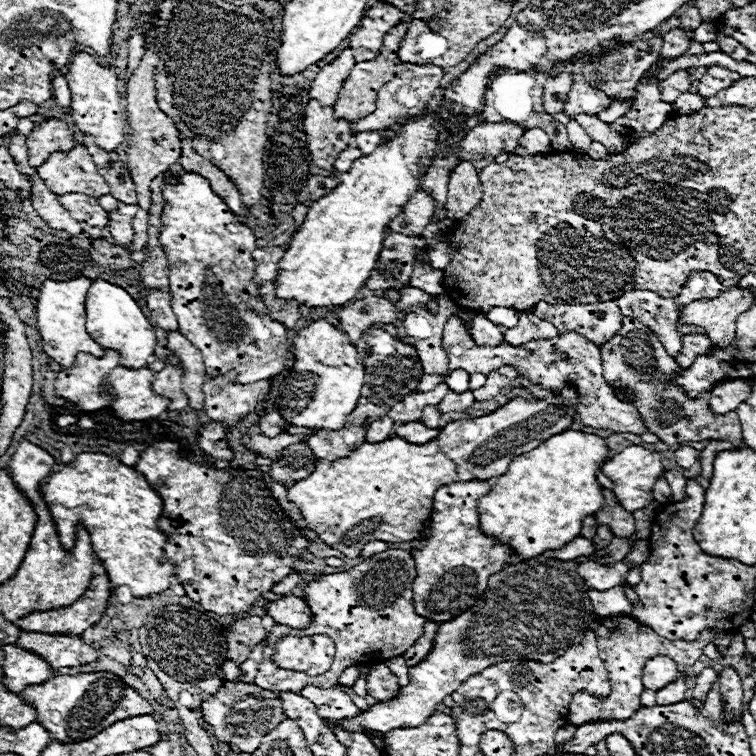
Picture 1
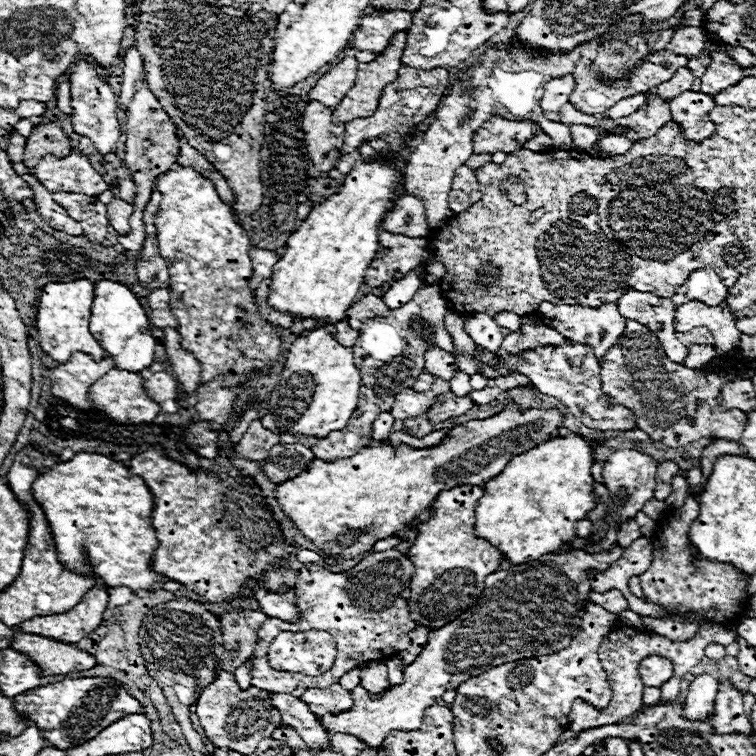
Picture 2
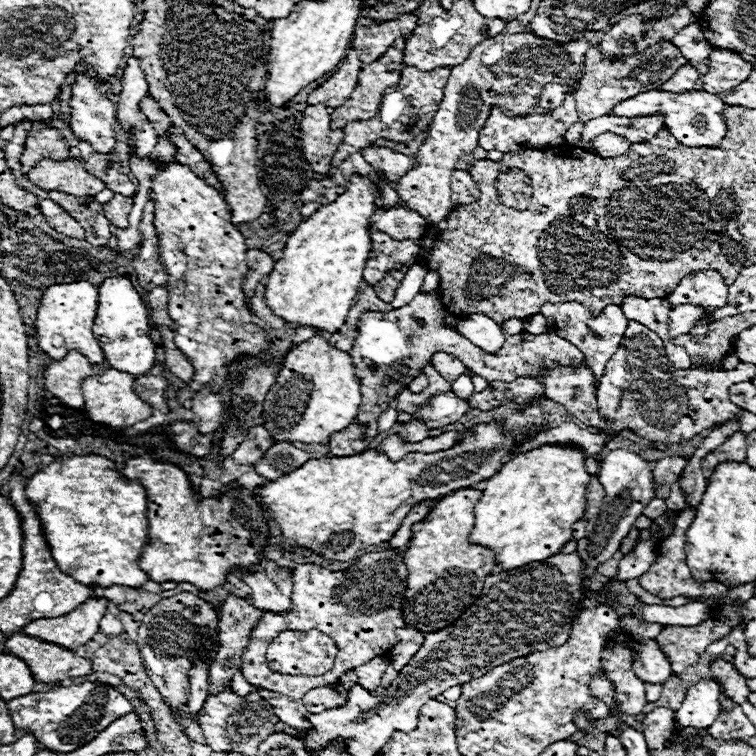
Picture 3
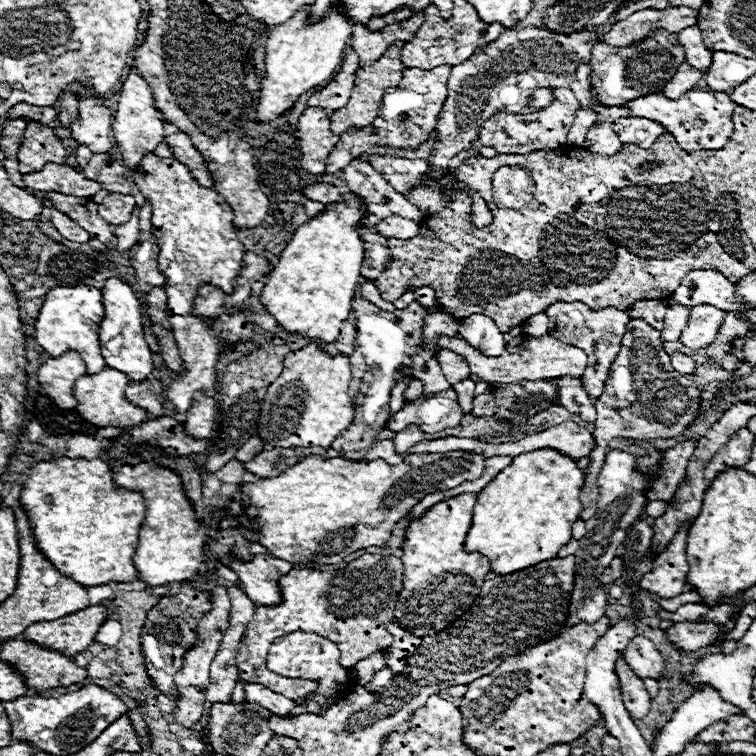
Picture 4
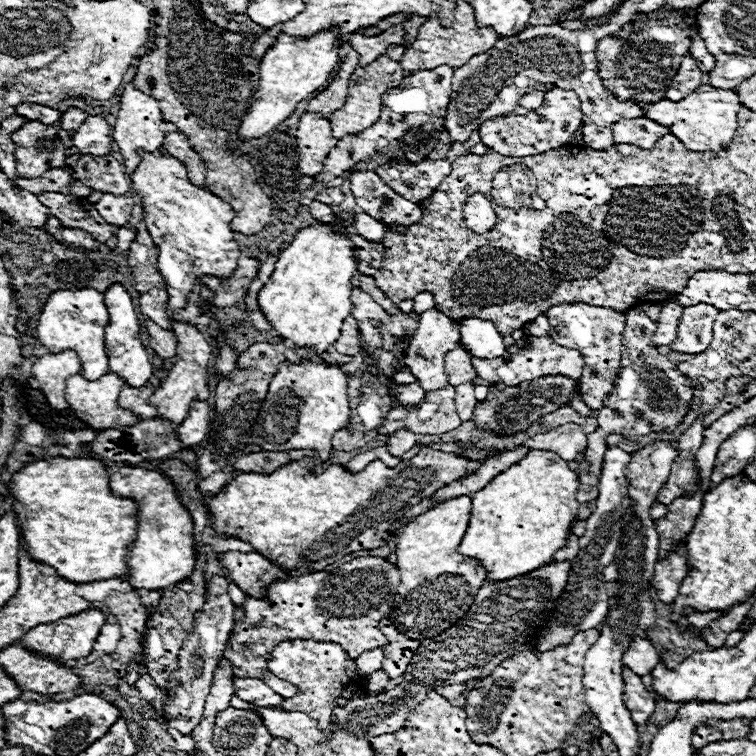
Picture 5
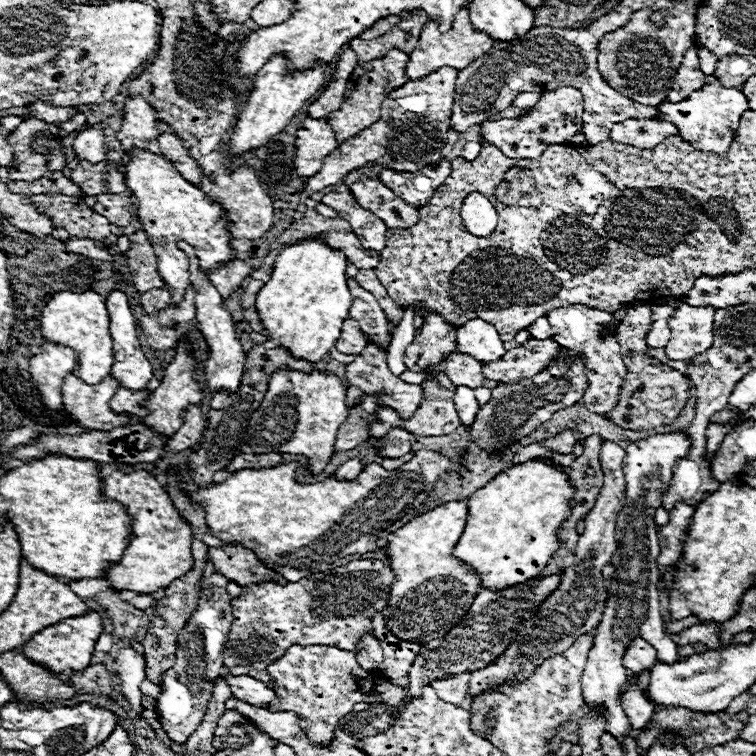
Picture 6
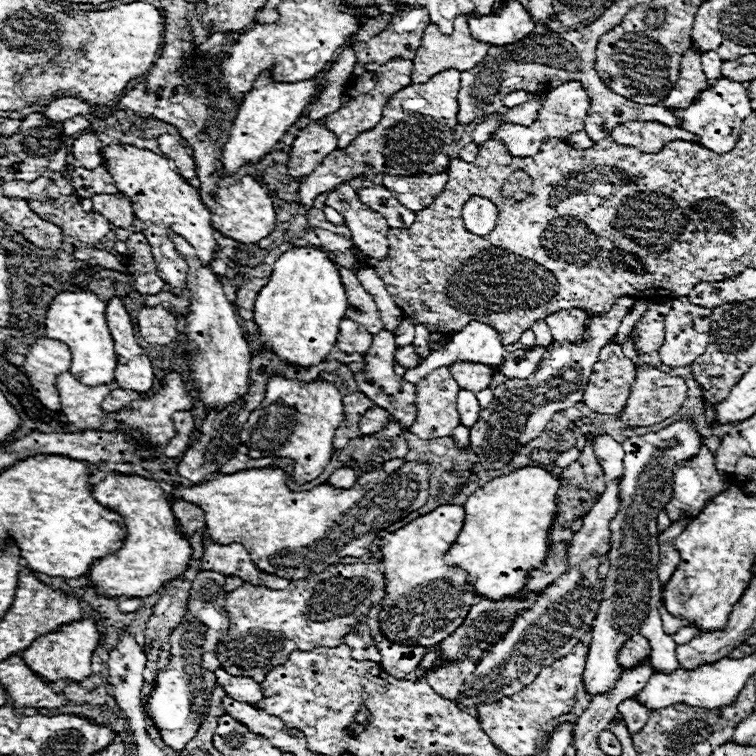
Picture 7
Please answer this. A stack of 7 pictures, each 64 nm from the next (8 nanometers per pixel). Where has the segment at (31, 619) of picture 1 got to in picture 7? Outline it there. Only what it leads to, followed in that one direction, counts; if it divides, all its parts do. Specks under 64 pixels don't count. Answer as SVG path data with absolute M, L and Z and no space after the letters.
M78 620L76 624L68 624L48 636L40 636L36 644L28 652L22 652L22 660L28 664L28 668L40 676L46 682L56 680L70 680L70 682L82 682L92 674L92 654L98 646L98 630L92 620Z

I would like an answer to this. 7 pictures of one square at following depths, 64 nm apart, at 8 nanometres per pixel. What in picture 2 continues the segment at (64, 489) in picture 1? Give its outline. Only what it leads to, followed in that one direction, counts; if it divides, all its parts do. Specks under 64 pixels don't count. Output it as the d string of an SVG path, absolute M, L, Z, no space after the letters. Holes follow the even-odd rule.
M78 452L72 460L54 464L50 470L44 474L36 476L32 484L32 496L38 500L42 506L44 514L48 516L48 528L52 532L58 560L64 564L64 568L86 574L92 572L108 588L114 586L128 586L132 592L136 590L150 590L154 582L166 582L168 578L158 576L150 570L150 556L154 554L158 540L152 528L152 494L148 486L144 484L142 478L130 476L128 470L122 470L124 466L104 454L88 454L88 452ZM82 548L88 552L88 560L82 558Z

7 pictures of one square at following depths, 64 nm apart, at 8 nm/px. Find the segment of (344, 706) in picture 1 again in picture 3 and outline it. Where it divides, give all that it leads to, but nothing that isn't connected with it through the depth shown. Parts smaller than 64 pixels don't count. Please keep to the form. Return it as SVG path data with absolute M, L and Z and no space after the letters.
M330 684L328 688L316 688L300 700L304 710L310 714L320 714L324 710L338 708L344 702L346 702L346 690L340 684Z

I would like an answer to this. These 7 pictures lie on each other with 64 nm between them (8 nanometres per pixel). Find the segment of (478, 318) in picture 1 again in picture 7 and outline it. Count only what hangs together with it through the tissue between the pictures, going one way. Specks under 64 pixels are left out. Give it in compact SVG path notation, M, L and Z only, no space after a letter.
M472 322L464 326L452 340L442 348L434 350L420 368L406 370L404 380L416 384L420 382L432 368L450 366L454 362L474 362L474 364L488 364L488 366L500 366L506 358L506 350L500 342L500 336L494 328Z

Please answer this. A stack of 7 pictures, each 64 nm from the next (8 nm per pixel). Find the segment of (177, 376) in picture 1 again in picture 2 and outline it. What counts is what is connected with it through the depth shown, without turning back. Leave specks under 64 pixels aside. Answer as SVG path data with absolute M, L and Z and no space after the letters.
M142 372L144 374L144 390L146 394L160 404L162 412L178 412L178 402L176 402L176 380L168 372Z

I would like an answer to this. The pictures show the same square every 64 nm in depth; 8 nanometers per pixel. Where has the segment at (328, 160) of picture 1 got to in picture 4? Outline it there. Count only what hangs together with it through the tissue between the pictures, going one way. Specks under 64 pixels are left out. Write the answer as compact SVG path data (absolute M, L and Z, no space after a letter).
M306 108L298 122L298 142L302 160L310 174L324 174L326 158L340 140L330 132L330 118L322 108Z

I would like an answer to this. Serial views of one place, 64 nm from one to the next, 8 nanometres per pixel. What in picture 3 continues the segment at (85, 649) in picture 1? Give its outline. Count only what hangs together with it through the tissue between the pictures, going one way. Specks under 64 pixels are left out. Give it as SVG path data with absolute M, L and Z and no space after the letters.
M22 632L6 640L4 652L10 652L16 658L24 660L36 682L58 684L62 680L80 678L92 672L90 660L80 658L74 652L60 648L56 644L24 636Z

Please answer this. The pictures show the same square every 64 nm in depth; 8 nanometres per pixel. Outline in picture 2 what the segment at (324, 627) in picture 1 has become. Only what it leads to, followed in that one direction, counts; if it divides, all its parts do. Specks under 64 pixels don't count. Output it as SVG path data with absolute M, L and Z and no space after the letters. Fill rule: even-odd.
M386 550L386 552L370 552L366 554L354 568L346 570L346 572L328 572L322 566L304 566L298 572L296 578L296 606L300 612L300 620L298 622L284 622L280 618L266 618L266 622L262 624L260 632L258 632L258 642L256 648L250 656L252 660L252 670L250 670L250 684L268 692L288 692L290 696L300 698L304 694L306 688L328 688L330 684L336 684L348 670L362 666L364 662L370 660L388 660L394 652L400 652L404 648L408 648L410 638L406 636L412 628L416 628L416 622L410 622L408 618L408 598L410 598L410 576L414 572L412 562L400 554L398 550ZM284 630L294 630L294 632L302 632L302 630L324 630L328 634L334 636L336 646L338 646L338 656L335 658L333 667L324 674L319 676L304 675L302 673L276 672L268 666L268 646L270 642L278 636L278 632Z

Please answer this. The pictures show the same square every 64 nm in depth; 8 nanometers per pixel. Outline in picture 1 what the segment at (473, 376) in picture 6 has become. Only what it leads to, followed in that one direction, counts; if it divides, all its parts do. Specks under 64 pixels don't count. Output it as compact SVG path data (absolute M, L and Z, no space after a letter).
M442 334L428 336L428 338L416 338L412 342L418 350L422 370L426 374L440 374L440 376L448 374L448 354L442 348Z

